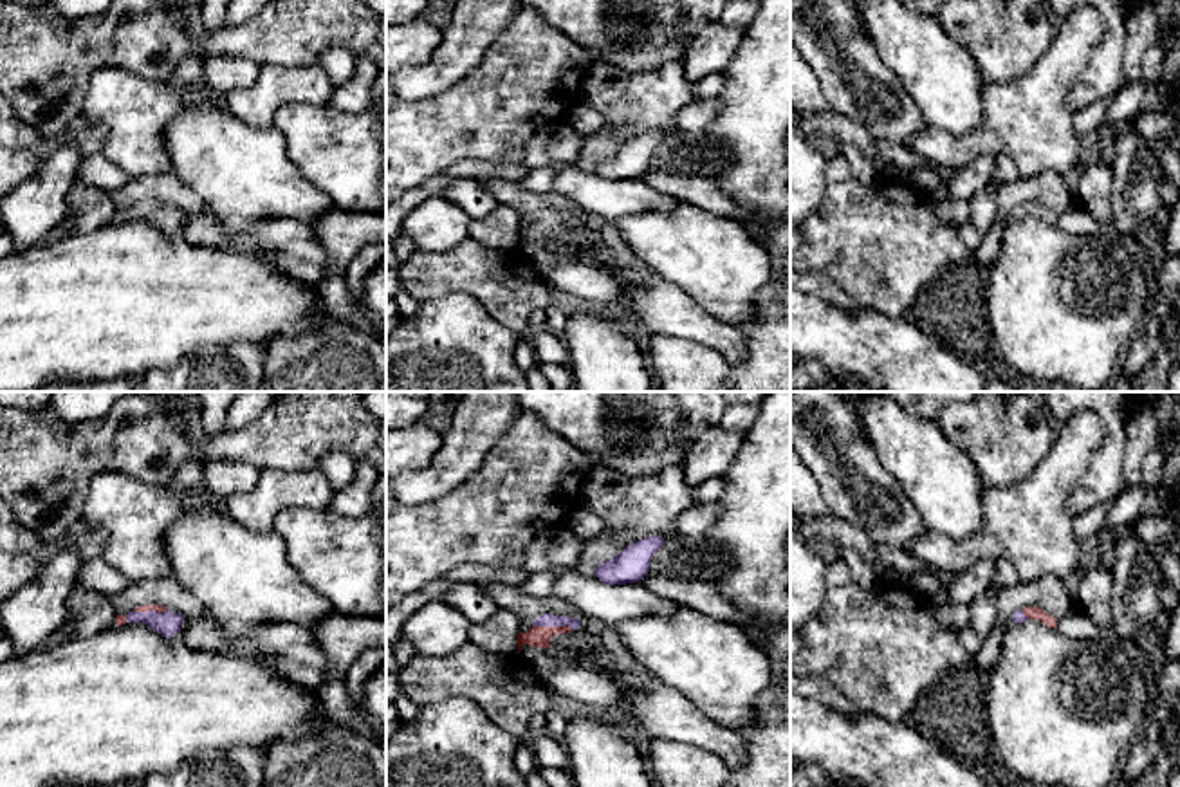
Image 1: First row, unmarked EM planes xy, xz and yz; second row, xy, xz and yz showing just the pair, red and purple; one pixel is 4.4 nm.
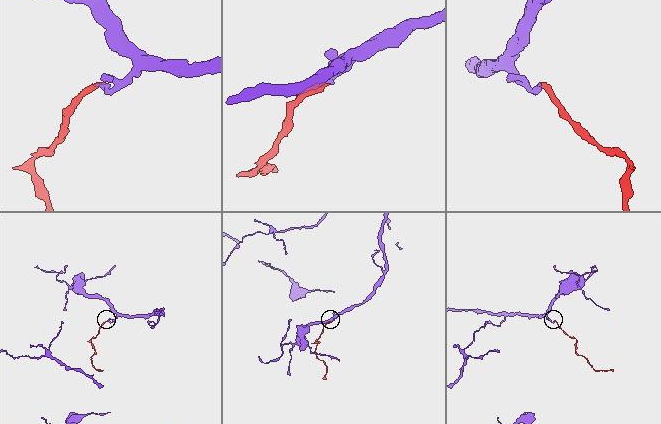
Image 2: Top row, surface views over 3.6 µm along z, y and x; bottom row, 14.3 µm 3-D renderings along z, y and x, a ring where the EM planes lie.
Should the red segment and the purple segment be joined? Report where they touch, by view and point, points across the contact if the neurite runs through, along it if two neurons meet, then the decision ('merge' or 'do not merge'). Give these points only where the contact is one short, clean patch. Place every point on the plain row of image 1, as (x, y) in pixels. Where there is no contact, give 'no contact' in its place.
xz (553, 222) | across xz (538, 231), (553, 222), (547, 215) | merge

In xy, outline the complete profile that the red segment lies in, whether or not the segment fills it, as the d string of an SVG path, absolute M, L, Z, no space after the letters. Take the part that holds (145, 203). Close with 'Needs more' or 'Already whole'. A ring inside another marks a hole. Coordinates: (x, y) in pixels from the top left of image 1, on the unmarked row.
M143 200L124 211L117 209L115 222L124 218L144 218L166 235L180 227L184 213L177 208L166 206L161 200Z. Needs more

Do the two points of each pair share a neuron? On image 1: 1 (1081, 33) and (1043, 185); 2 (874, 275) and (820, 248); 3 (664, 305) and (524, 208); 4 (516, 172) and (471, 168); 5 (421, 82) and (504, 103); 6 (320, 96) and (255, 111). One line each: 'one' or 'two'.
1: two
2: one
3: one
4: one
5: two
6: one

